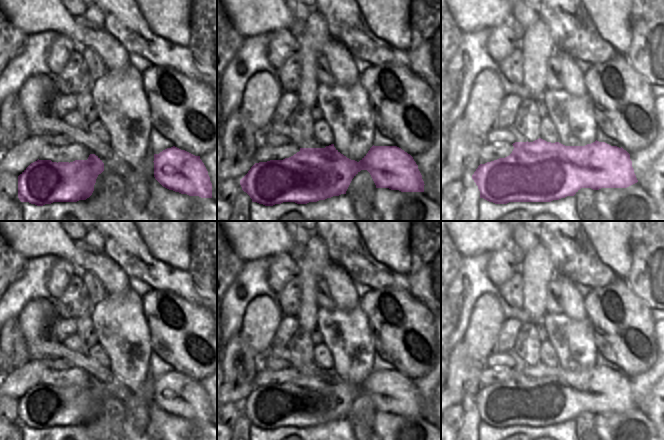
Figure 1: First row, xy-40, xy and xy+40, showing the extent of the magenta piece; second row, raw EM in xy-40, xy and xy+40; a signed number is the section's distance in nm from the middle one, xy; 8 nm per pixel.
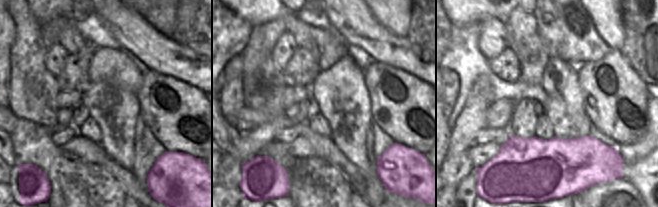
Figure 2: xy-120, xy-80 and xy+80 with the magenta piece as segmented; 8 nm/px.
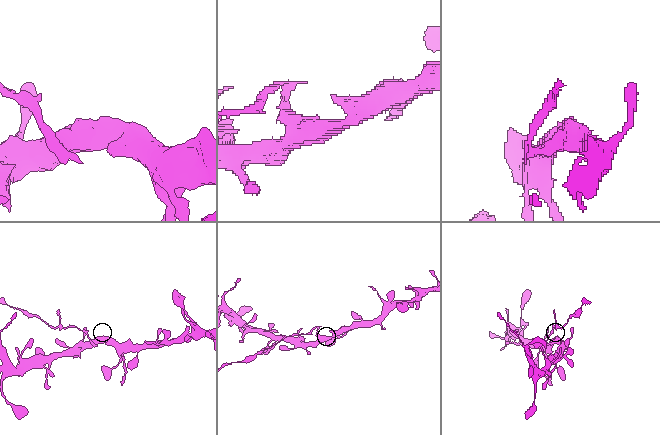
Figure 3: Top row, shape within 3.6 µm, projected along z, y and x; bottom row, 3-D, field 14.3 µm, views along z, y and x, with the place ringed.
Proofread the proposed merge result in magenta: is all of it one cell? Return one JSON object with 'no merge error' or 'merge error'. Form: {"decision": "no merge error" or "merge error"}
{"decision": "merge error"}

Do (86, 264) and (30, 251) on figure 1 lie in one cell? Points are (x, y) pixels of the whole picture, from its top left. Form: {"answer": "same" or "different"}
{"answer": "same"}

